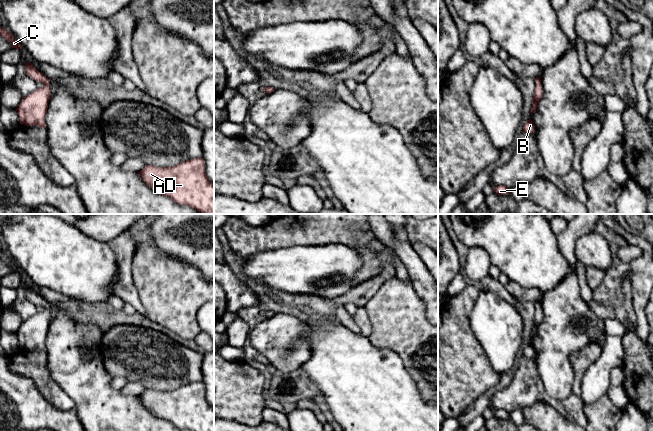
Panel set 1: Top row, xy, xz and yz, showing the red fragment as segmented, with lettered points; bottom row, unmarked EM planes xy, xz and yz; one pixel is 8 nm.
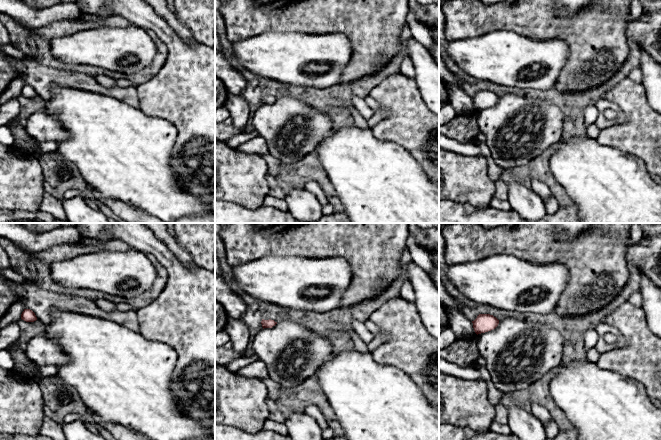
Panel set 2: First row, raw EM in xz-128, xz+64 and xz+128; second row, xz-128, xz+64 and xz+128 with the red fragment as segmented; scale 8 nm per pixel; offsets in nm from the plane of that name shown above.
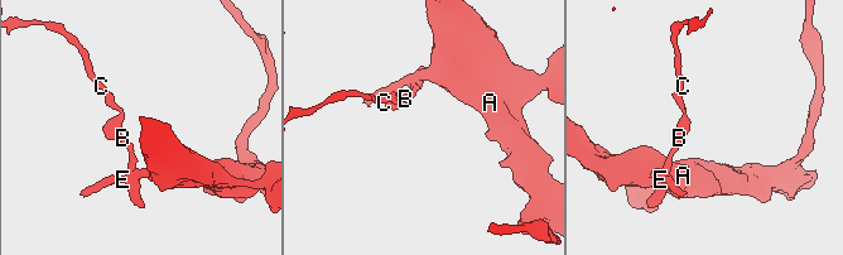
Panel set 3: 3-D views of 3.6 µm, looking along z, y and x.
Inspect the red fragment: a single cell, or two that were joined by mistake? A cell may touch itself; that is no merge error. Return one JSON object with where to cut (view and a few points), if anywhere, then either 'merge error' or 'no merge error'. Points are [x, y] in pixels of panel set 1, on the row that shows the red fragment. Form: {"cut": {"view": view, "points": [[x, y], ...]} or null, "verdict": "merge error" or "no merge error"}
{"cut": {"view": "xy", "points": [[44, 82], [48, 84]]}, "verdict": "merge error"}

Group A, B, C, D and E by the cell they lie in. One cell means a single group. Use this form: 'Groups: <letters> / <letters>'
Groups: A B D E / C

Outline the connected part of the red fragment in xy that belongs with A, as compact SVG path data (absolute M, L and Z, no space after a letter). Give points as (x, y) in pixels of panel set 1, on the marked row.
M202 157L172 167L146 165L138 174L156 193L201 214L214 214L214 184L206 175Z

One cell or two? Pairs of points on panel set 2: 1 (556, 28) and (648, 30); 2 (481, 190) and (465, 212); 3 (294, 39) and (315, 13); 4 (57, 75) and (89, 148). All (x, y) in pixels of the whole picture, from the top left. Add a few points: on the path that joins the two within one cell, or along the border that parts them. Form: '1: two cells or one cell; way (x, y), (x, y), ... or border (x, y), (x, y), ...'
1: two cells; border (629, 13), (625, 18), (626, 37)
2: two cells; border (449, 199), (475, 207), (489, 206)
3: two cells; border (277, 31), (324, 33)
4: two cells; border (85, 91), (52, 84), (51, 96), (44, 100)

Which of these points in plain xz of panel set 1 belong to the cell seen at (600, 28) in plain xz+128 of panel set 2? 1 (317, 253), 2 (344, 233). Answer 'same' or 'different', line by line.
1: different
2: same

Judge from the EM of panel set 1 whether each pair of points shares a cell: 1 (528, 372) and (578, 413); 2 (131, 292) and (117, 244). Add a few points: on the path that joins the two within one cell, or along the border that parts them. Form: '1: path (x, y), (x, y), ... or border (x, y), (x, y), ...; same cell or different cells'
1: path (534, 386), (547, 399), (558, 404), (564, 410); same cell
2: path (124, 280), (124, 256); same cell

